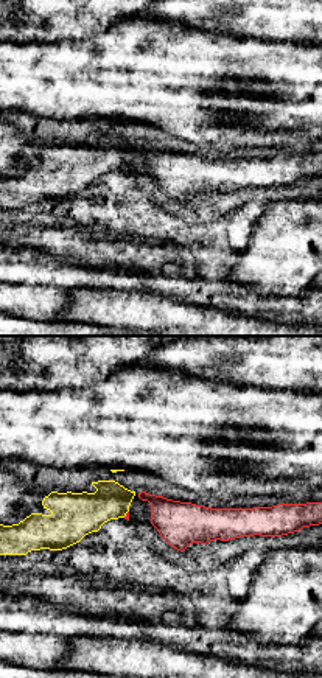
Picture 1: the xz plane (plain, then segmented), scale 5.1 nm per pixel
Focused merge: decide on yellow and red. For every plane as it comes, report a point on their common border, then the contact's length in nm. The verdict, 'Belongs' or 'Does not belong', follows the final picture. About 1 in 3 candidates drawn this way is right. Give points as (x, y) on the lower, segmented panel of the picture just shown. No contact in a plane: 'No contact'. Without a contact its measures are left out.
Touches yellow at (126, 512). Shared border 50 nm

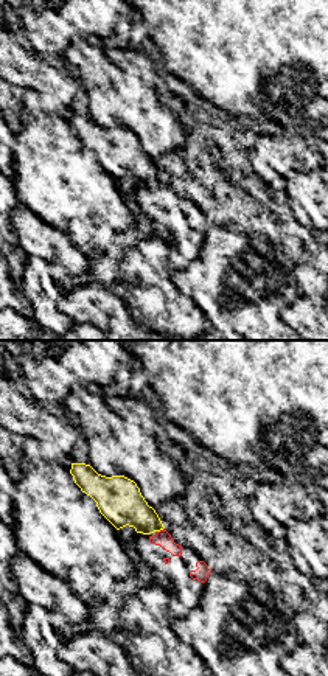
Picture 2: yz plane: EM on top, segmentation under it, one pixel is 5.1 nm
Touches yellow at (160, 529). Shared border 50 nm

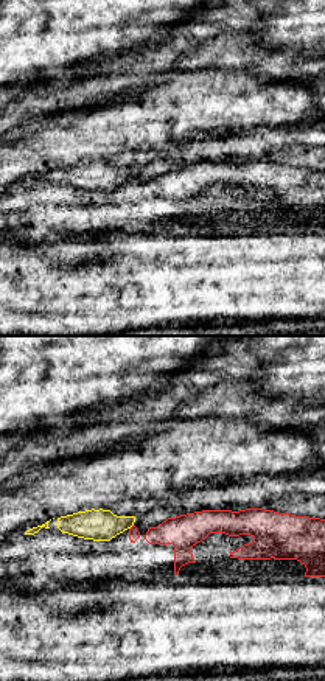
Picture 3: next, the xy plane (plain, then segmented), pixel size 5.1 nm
Touches yellow at (131, 526). Shared border 40 nm

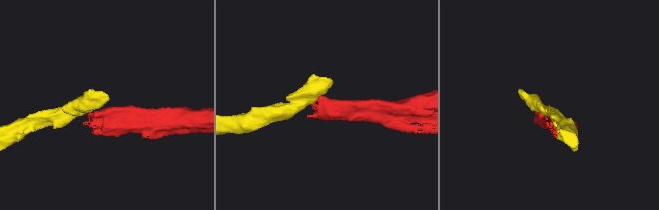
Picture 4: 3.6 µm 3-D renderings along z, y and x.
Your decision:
Does not belong

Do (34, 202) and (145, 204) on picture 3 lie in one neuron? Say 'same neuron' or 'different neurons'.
same neuron

